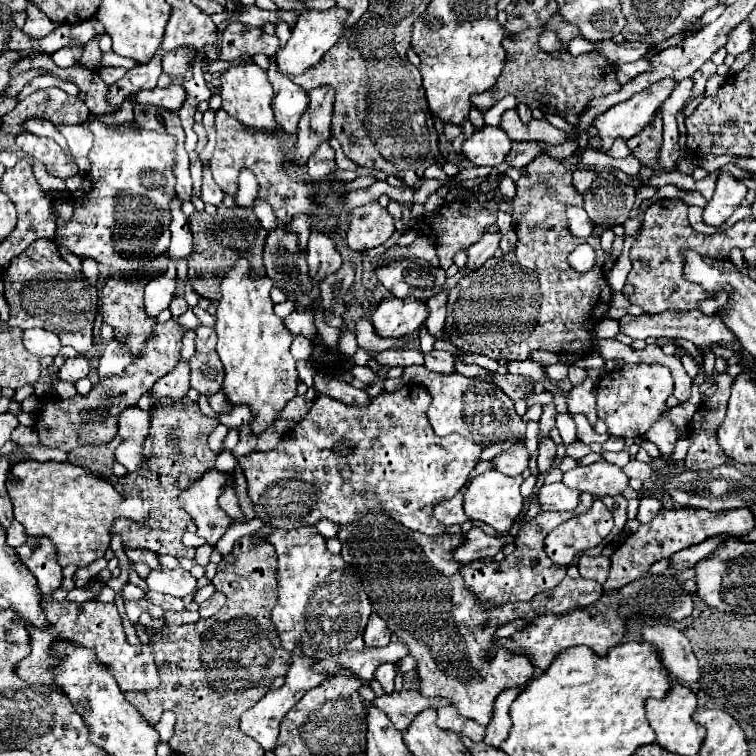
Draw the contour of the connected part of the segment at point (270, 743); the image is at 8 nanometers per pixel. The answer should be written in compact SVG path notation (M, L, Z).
M295 650L295 652L293 652L293 664L291 664L291 668L289 668L289 672L287 672L287 676L285 676L285 684L283 684L279 690L275 690L275 692L267 692L253 708L249 708L249 710L241 716L241 732L247 734L247 736L251 736L255 742L259 742L265 752L271 752L271 750L275 750L275 746L277 746L277 736L279 736L281 718L305 696L307 690L319 686L319 684L327 678L325 672L315 672L315 670L313 670L313 664L315 664L313 658L307 658L307 656L303 656L299 650Z

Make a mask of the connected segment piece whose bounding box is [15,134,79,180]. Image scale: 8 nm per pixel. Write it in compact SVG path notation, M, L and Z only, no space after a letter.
M21 134L15 140L29 156L43 162L43 166L47 168L47 172L51 176L59 176L59 178L65 180L65 178L71 178L71 176L75 176L79 172L77 164L71 162L65 156L63 148L55 140L39 138L39 136L33 136L33 134Z

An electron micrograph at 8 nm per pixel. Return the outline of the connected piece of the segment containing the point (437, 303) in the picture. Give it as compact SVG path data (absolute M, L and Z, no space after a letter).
M439 292L437 296L427 300L429 306L429 318L427 318L427 328L429 334L433 334L439 340L447 340L443 338L443 320L445 320L445 304L447 304L447 292Z

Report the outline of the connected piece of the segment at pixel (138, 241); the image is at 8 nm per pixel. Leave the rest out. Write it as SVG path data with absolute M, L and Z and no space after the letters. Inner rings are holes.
M91 120L89 122L89 130L93 132L95 136L95 142L93 142L93 148L89 152L89 160L91 160L91 172L85 176L83 180L83 190L77 190L73 192L73 198L75 198L75 212L73 212L73 218L69 222L65 220L57 220L57 236L55 236L55 244L57 246L65 246L69 248L75 256L89 256L93 258L95 262L99 264L105 264L105 266L111 266L113 272L121 272L121 274L131 274L133 270L141 270L145 266L145 262L151 262L155 256L161 256L167 248L169 248L169 202L175 194L175 174L173 174L173 164L175 164L175 156L173 156L173 150L175 150L175 140L173 136L165 136L165 134L159 134L159 132L151 132L151 130L141 130L141 128L135 128L131 124L121 124L117 130L103 124L101 120Z

